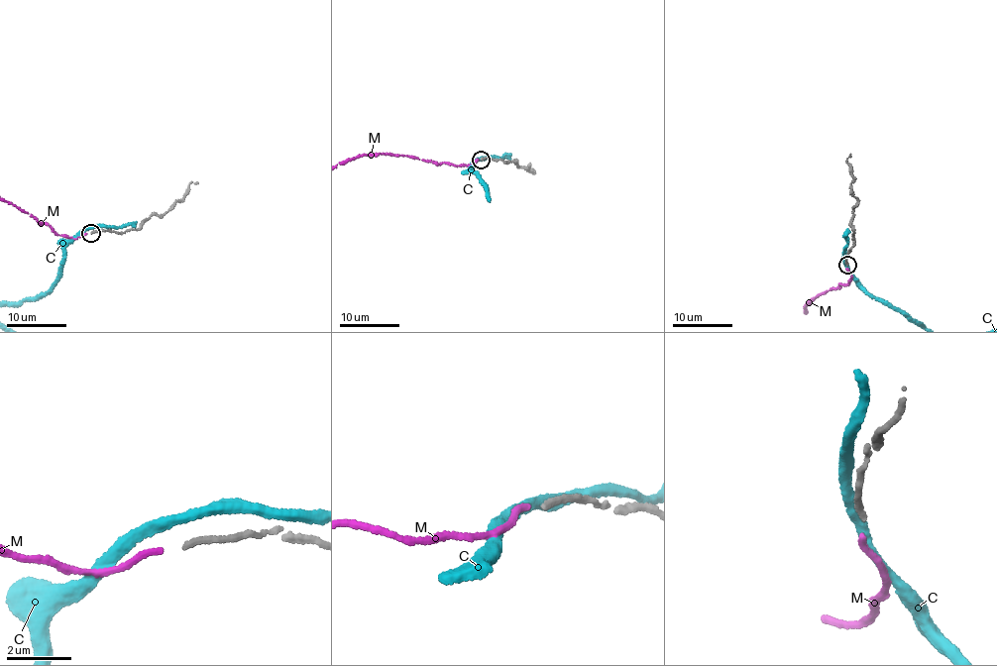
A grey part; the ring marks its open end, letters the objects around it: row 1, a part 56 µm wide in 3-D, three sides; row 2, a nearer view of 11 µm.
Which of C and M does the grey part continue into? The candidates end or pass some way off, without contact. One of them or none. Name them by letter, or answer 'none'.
M

